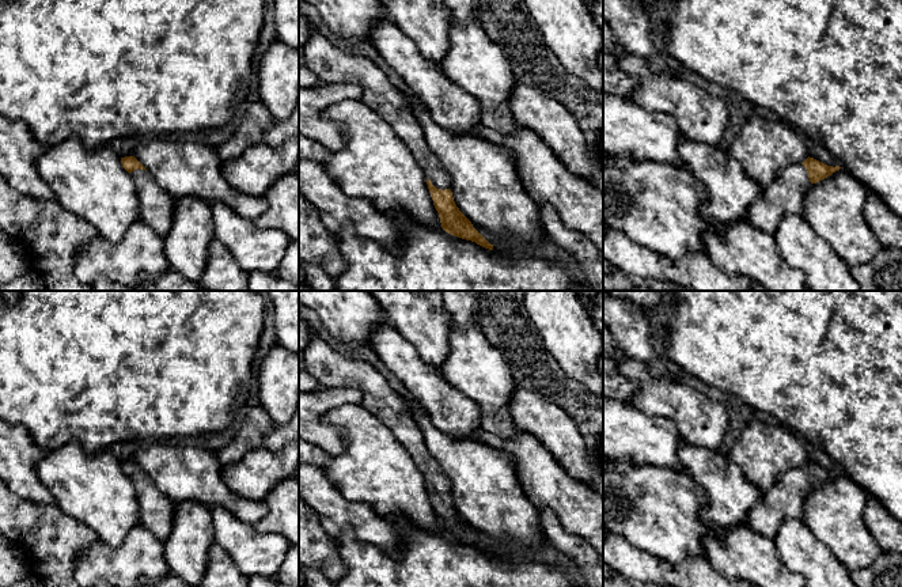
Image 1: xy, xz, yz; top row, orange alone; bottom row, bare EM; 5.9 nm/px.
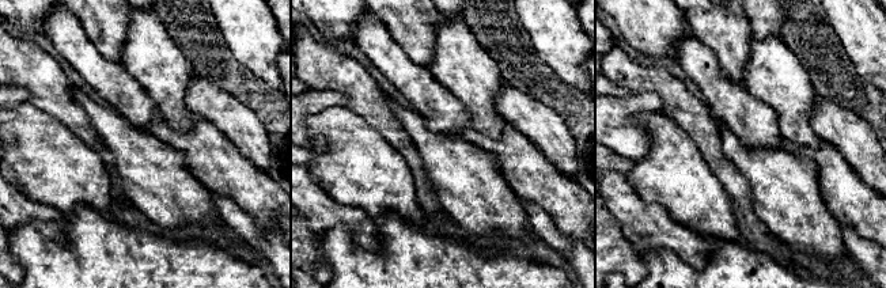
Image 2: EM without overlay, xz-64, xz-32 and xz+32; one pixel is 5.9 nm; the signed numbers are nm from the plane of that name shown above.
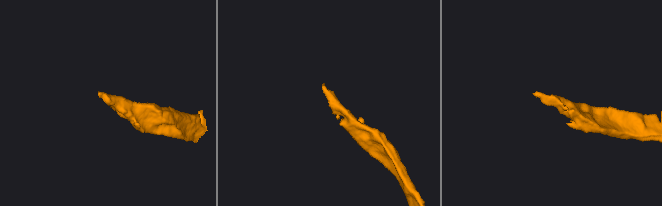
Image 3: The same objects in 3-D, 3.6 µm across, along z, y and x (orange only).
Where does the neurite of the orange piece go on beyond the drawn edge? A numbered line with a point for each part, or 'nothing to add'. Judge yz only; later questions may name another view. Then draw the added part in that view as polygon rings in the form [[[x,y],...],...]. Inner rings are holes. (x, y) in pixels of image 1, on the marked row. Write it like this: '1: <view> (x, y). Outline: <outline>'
1: yz (785, 194). Outline: [[[801,163],[782,168],[777,178],[763,188],[761,197],[750,205],[747,221],[774,235],[785,215],[801,216],[806,189],[810,185],[808,173]]]

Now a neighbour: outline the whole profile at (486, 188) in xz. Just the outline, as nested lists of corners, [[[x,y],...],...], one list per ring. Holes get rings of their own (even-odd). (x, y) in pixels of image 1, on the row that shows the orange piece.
[[[410,102],[425,143],[451,179],[454,201],[474,224],[496,234],[499,243],[539,245],[546,236],[539,205],[530,197],[511,151],[480,135],[456,135]]]

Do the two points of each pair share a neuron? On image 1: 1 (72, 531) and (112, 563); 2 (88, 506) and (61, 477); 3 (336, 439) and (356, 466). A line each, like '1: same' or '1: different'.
1: different
2: same
3: different

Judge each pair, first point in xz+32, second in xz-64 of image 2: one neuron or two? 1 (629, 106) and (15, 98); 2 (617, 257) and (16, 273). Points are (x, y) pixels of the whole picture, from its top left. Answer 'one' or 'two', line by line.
1: one
2: one

